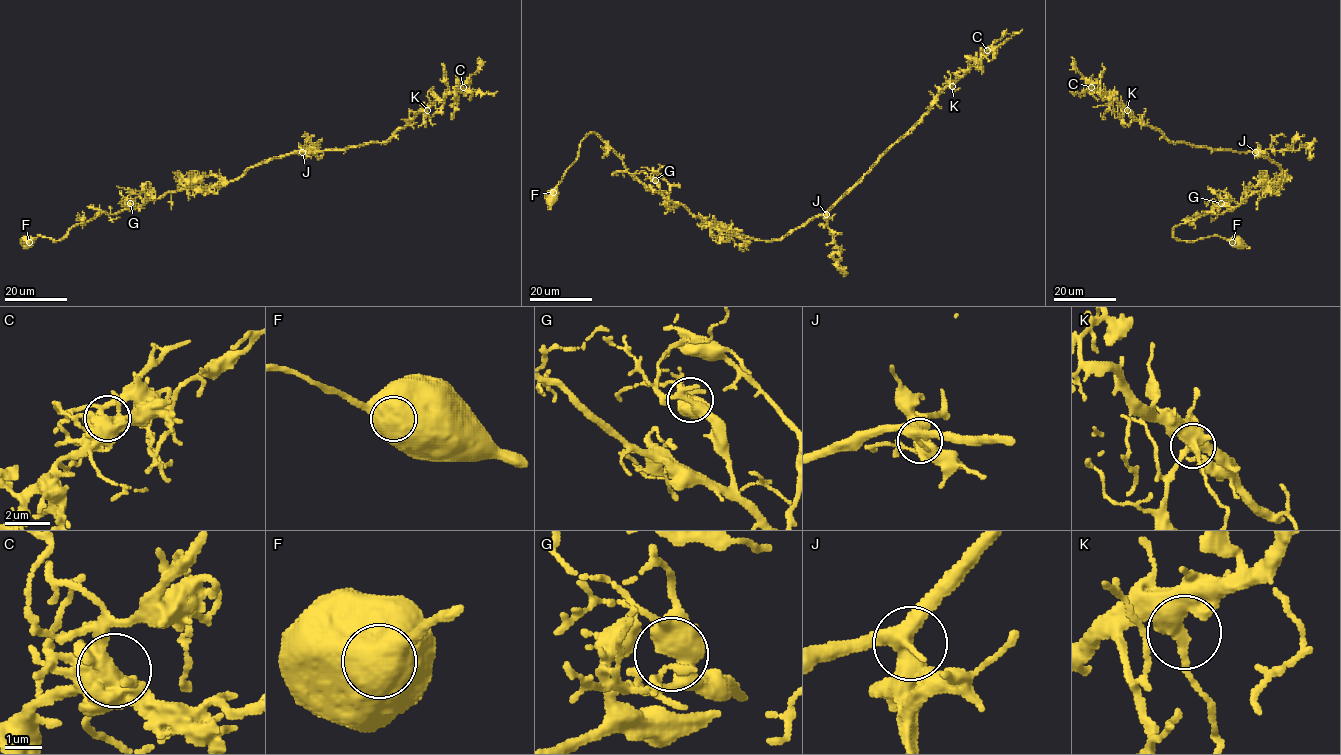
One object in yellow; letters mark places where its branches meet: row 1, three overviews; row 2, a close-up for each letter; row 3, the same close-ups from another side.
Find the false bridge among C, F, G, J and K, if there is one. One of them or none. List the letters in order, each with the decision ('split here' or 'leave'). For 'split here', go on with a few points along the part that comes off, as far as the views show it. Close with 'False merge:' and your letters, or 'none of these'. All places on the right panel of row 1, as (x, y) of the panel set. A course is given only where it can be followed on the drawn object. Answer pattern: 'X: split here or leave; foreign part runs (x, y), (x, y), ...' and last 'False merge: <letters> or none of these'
C: leave
F: leave
G: leave
J: leave
K: leave
False merge: none of these

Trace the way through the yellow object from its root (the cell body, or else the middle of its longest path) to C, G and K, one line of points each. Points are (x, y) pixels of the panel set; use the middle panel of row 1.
C: (550, 194), (580, 142), (594, 132), (631, 174), (708, 224), (778, 240), (824, 214), (987, 50)
G: (550, 194), (576, 159), (580, 142), (593, 132), (613, 151), (631, 174), (659, 192), (659, 185), (655, 180)
K: (550, 194), (580, 142), (594, 132), (631, 174), (708, 224), (778, 240), (824, 214), (952, 86)

